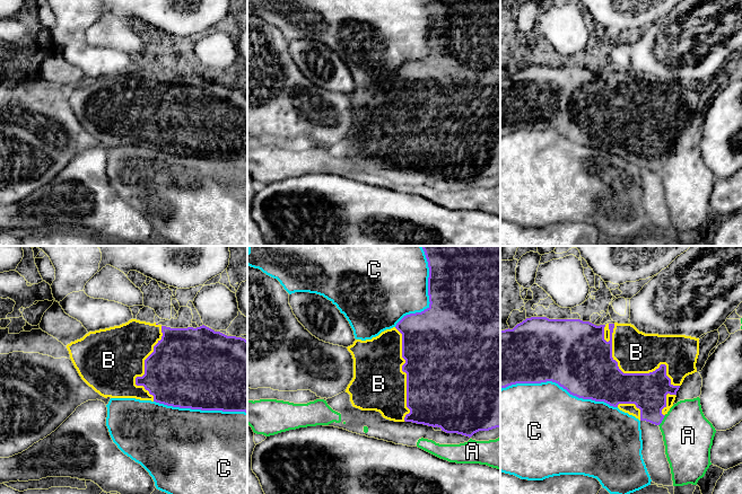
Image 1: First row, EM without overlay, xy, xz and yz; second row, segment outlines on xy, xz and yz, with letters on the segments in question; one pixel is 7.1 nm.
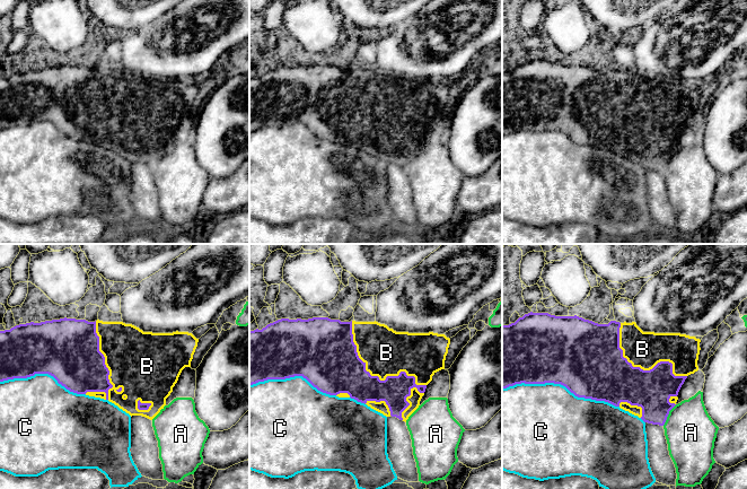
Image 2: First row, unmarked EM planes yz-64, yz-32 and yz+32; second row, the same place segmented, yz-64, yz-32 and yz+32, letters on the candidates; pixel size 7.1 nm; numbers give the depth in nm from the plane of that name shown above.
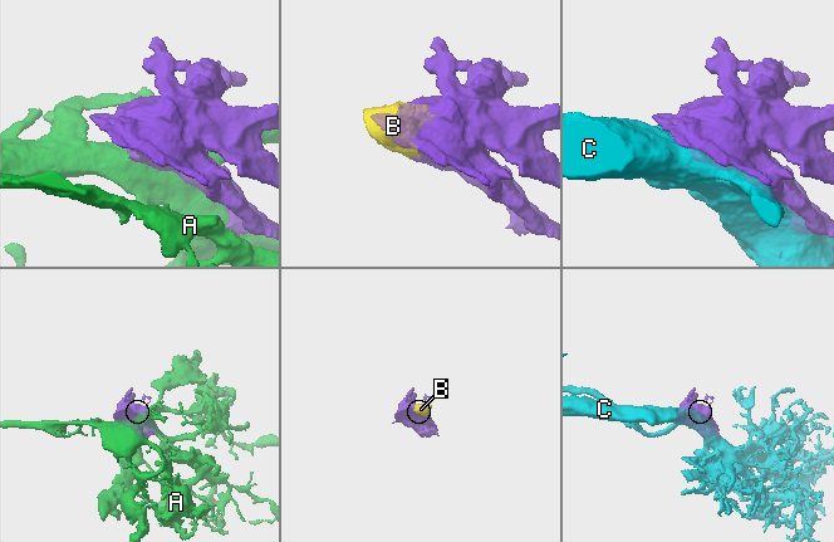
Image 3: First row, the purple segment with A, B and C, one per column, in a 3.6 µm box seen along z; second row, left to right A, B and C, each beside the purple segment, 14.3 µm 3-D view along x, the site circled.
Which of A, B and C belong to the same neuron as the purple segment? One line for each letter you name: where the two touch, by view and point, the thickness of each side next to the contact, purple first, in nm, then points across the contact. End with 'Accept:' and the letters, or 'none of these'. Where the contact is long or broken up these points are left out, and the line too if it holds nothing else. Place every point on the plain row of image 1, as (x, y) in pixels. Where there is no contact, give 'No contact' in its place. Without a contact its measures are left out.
B: Touches purple at yz (631, 121). Thickness 340 nm (purple) against 300 nm
Accept: B

